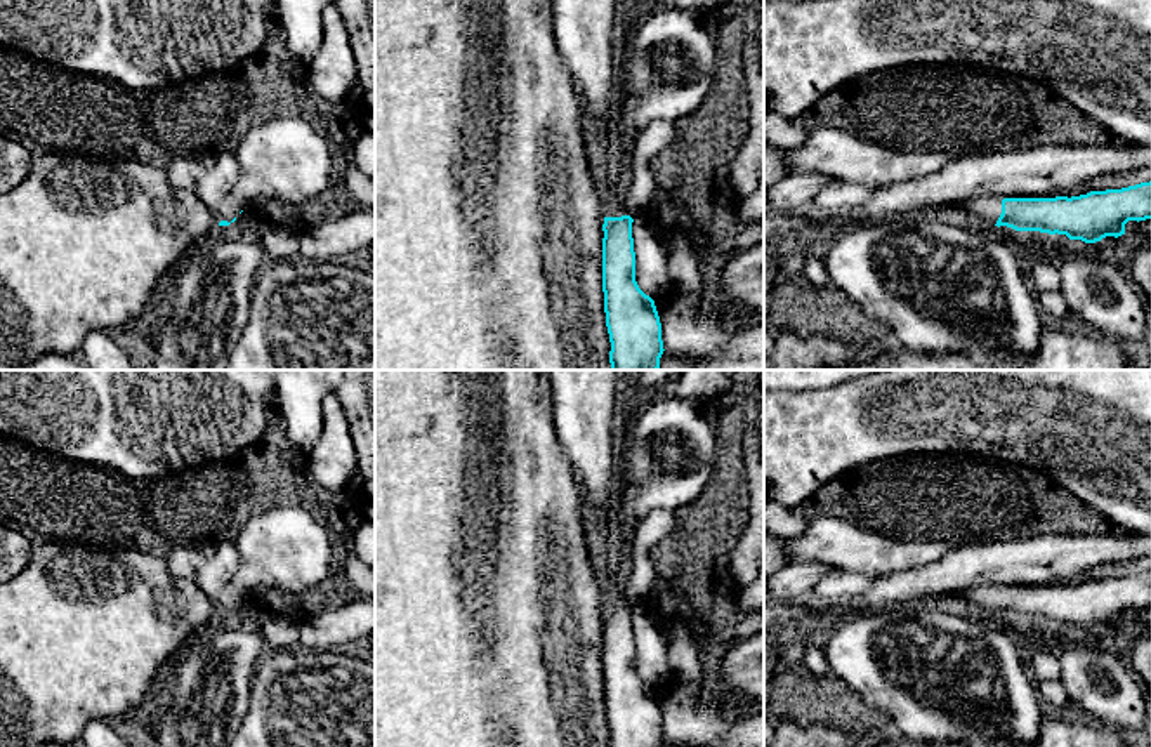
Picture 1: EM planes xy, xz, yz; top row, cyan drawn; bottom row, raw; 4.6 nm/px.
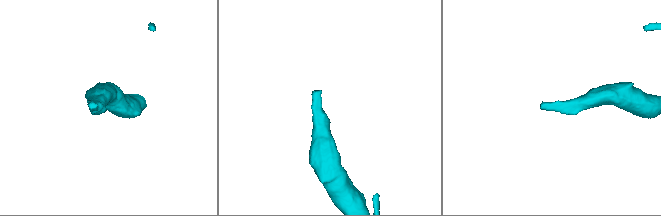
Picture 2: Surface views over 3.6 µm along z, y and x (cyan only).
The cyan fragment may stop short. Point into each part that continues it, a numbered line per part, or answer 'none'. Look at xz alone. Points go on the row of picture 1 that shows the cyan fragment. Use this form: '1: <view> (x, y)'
1: xz (615, 205)

